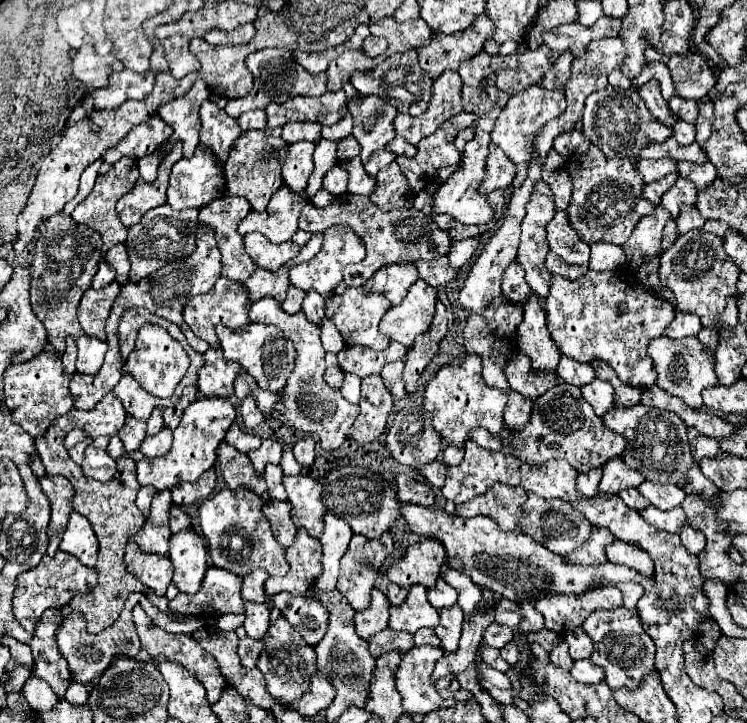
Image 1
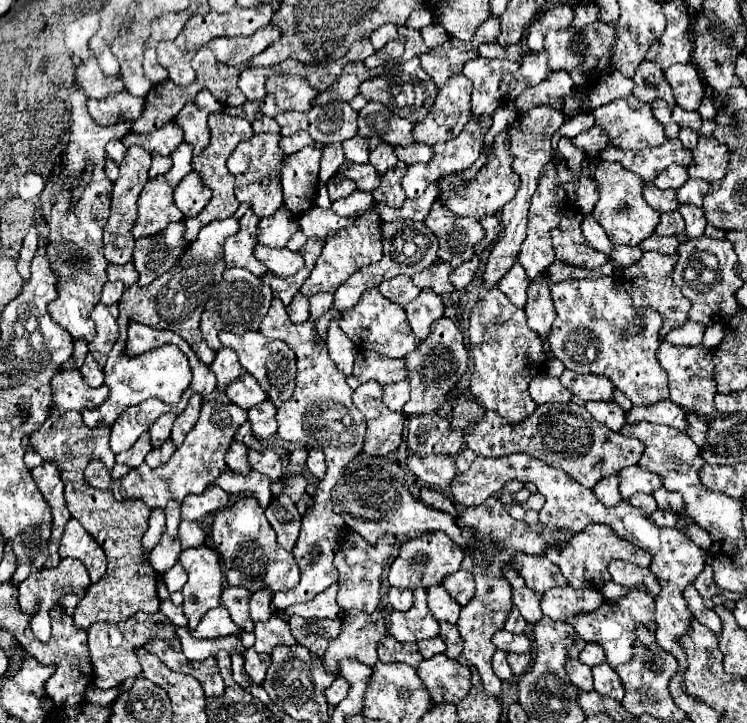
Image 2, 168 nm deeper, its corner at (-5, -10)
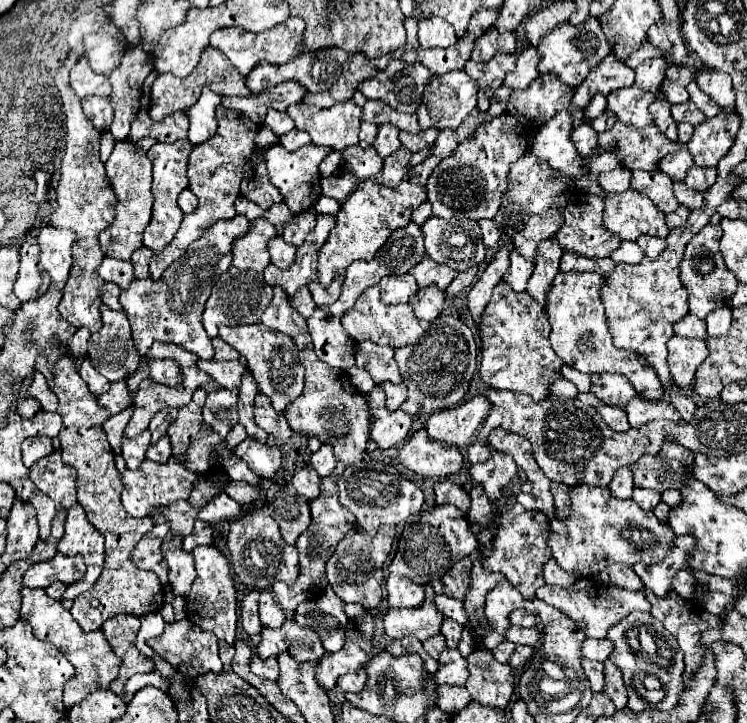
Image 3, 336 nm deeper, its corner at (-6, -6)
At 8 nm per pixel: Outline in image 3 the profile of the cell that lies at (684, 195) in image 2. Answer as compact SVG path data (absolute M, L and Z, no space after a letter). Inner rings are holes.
M692 166L688 172L686 172L686 178L684 178L686 186L698 190L698 192L704 192L706 188L710 188L714 182L716 182L716 168L700 168L700 166Z

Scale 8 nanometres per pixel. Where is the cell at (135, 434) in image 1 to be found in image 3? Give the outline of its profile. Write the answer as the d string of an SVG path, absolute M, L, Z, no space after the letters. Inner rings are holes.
M144 430L136 438L124 438L122 440L122 456L128 470L136 470L142 460L146 458L146 450L150 446L150 432Z

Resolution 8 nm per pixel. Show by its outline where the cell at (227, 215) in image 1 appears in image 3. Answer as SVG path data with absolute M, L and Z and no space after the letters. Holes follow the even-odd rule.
M258 218L252 222L252 230L234 242L234 266L242 270L262 272L270 264L268 240L276 236L276 228Z

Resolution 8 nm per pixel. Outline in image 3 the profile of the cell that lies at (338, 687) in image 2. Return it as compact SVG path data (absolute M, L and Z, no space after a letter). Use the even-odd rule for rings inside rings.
M362 668L362 670L358 670L358 672L348 672L348 674L340 676L336 686L338 686L340 690L344 690L344 692L358 692L358 690L364 688L366 680L368 680L368 676L366 676L366 670Z

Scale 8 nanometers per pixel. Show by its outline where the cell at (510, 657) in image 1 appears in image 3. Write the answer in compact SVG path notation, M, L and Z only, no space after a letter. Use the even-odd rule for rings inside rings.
M516 646L516 650L512 652L508 664L510 664L512 668L520 668L520 666L526 664L526 660L528 660L532 654L534 654L534 648L532 648L532 646Z

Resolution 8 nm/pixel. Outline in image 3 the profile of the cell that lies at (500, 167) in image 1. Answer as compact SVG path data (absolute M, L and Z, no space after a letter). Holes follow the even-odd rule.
M500 114L490 122L476 128L474 136L460 142L452 156L442 160L428 178L428 200L432 204L432 216L446 218L494 218L502 192L506 192L506 176L512 162L516 162L528 148L528 132L510 114Z

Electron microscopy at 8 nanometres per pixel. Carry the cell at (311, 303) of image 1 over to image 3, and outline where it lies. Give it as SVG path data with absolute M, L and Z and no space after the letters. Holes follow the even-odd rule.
M338 276L338 278L334 278L332 284L328 284L328 286L324 286L320 280L312 280L308 288L310 288L312 296L314 296L314 302L316 302L318 306L326 306L326 304L332 304L334 300L338 300L342 280L344 280L344 276Z

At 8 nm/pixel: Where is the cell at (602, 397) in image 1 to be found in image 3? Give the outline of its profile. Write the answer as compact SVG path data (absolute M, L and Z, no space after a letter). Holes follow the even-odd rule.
M578 394L578 398L590 406L594 406L598 410L598 414L604 418L604 422L616 430L616 432L626 432L630 430L630 424L628 424L628 418L626 418L626 412L622 408L614 408L614 406L608 406L608 404L602 404L594 394Z

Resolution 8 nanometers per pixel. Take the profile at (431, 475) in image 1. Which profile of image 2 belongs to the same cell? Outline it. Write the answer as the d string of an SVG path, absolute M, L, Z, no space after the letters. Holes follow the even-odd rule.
M409 456L407 458L407 466L409 470L427 486L437 488L437 490L447 490L449 482L453 480L453 476L457 474L455 468L455 460L451 456L429 456L429 458L417 458L417 456Z

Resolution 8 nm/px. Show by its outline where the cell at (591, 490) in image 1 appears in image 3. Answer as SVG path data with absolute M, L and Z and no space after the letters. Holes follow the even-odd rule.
M618 468L618 472L614 474L614 480L610 482L610 492L614 492L614 498L630 498L632 490L634 490L632 470Z

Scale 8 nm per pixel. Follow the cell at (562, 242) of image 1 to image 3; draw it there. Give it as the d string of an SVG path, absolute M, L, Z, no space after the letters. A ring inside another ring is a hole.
M574 194L566 208L564 208L564 226L556 232L558 242L562 244L564 250L578 252L588 258L606 258L610 256L622 242L616 234L604 228L602 224L602 212L604 212L604 196L596 194Z

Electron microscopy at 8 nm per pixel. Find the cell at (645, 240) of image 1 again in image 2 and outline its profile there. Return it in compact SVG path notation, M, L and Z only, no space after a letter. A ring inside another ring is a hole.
M673 210L673 212L665 212L661 214L661 222L657 224L657 230L655 234L661 234L661 236L679 236L683 234L683 228L685 228L685 222L679 214L679 210Z

